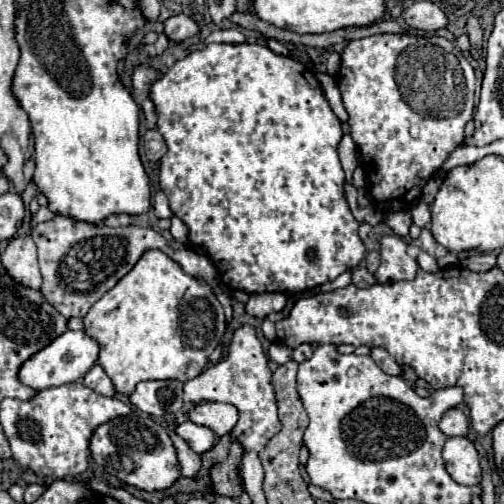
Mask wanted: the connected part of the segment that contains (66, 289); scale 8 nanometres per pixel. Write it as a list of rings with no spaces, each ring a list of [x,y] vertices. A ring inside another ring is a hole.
[[[54,217],[50,221],[38,223],[32,231],[32,239],[38,249],[38,263],[42,273],[42,295],[46,301],[58,309],[66,319],[68,317],[84,317],[90,307],[104,297],[106,291],[110,291],[136,263],[138,259],[150,251],[160,249],[166,253],[172,261],[176,261],[184,273],[190,273],[190,277],[198,277],[206,281],[214,295],[218,297],[220,305],[226,311],[226,317],[232,319],[232,299],[228,291],[224,291],[216,281],[216,267],[206,255],[198,255],[192,249],[174,249],[158,231],[150,227],[106,227],[106,225],[90,225],[90,223],[78,223],[68,217]]]

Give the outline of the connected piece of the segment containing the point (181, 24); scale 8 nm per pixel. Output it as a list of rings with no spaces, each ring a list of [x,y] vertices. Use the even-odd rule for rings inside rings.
[[[174,15],[164,21],[164,33],[170,41],[184,41],[188,37],[194,37],[200,31],[198,23],[188,15]]]

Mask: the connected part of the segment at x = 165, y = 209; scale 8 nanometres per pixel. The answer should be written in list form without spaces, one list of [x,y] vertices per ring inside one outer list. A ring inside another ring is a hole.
[[[158,191],[156,197],[154,197],[154,213],[156,213],[158,217],[172,217],[172,211],[170,211],[170,207],[168,207],[168,199],[164,197],[162,191]]]

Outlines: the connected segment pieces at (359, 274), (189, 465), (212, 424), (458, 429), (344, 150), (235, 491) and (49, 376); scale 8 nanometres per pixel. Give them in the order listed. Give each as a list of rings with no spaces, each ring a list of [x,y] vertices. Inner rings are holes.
[[[360,265],[360,267],[356,267],[356,269],[352,271],[352,283],[354,283],[356,287],[370,287],[370,285],[376,283],[376,279],[374,279],[372,273],[366,271],[364,265]]]
[[[170,423],[170,425],[168,425],[168,433],[170,433],[170,437],[172,437],[172,441],[174,441],[174,447],[176,447],[176,451],[178,451],[178,461],[180,461],[180,467],[182,467],[182,475],[184,475],[184,477],[196,477],[198,471],[200,471],[200,467],[202,467],[202,459],[200,459],[198,453],[194,453],[194,451],[186,445],[184,439],[178,439],[178,437],[176,437],[176,431],[174,431],[174,429],[176,429],[176,425]]]
[[[200,403],[190,409],[188,419],[196,425],[212,429],[216,437],[222,437],[230,433],[230,429],[236,425],[238,411],[234,405],[228,403]]]
[[[448,409],[440,421],[440,431],[446,435],[446,437],[454,437],[454,435],[460,435],[460,437],[466,437],[468,435],[468,419],[466,415],[460,411],[460,409]]]
[[[344,135],[338,143],[338,157],[342,163],[342,169],[346,173],[346,179],[352,181],[352,173],[358,167],[358,153],[356,153],[356,145],[352,141],[350,135]]]
[[[234,443],[230,447],[228,459],[220,465],[212,467],[212,485],[218,495],[226,497],[238,497],[244,491],[244,481],[238,475],[238,463],[240,463],[240,447]]]
[[[64,331],[50,345],[46,345],[46,349],[40,349],[38,353],[34,353],[34,357],[22,363],[22,369],[18,369],[18,379],[36,391],[78,381],[96,363],[98,351],[98,343],[90,339],[84,331]]]

